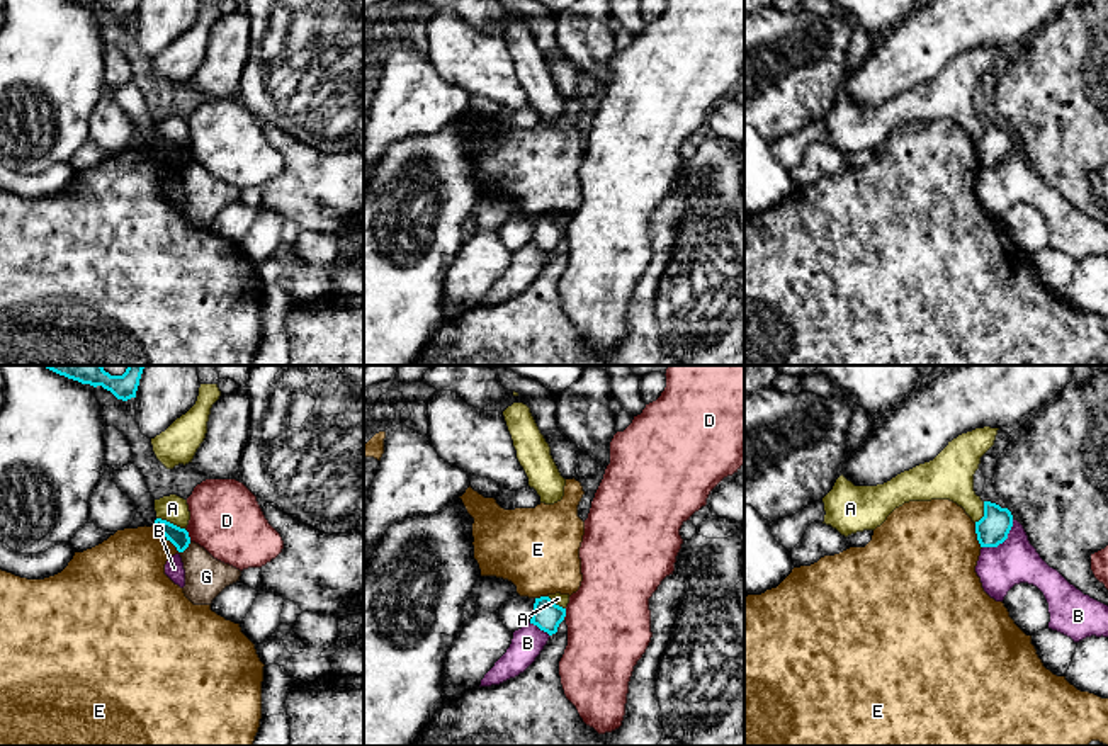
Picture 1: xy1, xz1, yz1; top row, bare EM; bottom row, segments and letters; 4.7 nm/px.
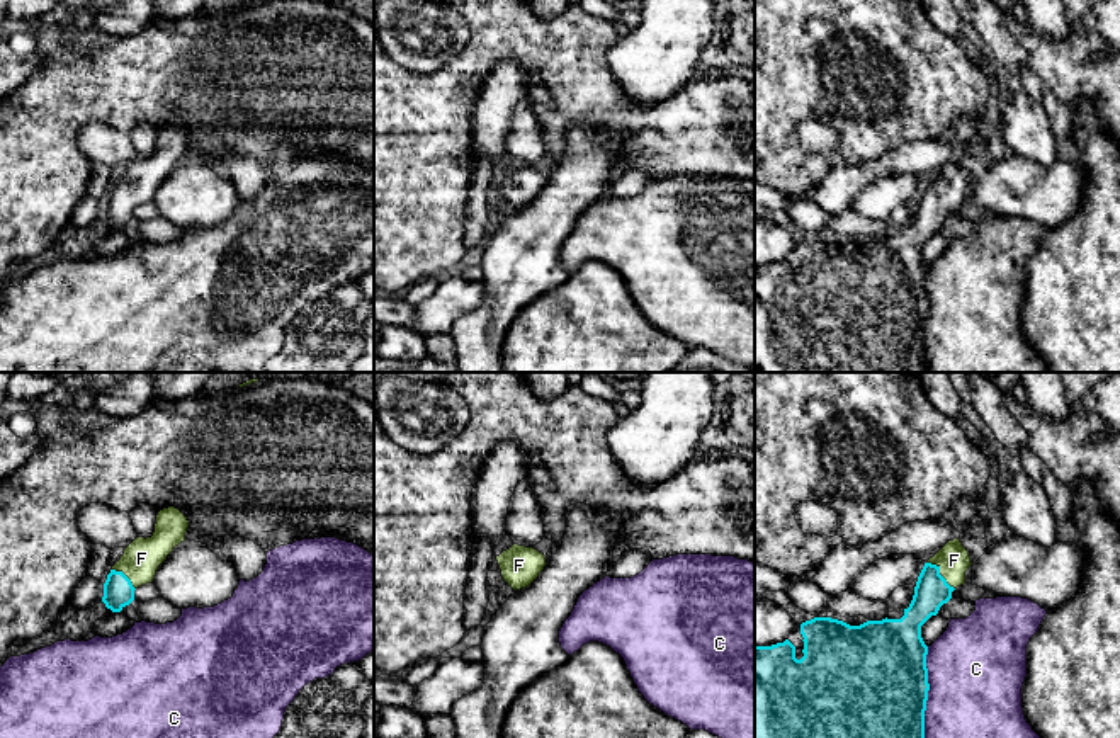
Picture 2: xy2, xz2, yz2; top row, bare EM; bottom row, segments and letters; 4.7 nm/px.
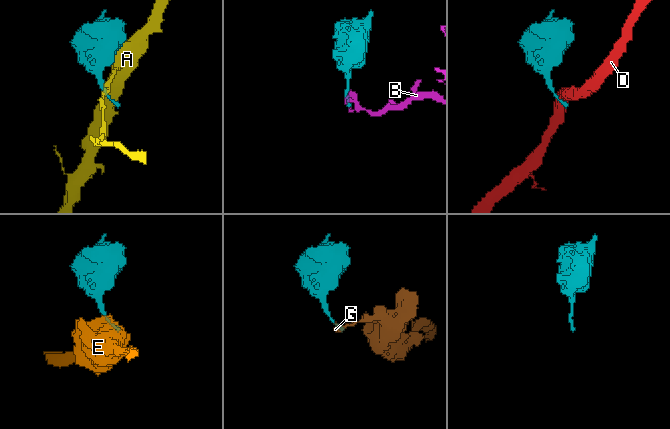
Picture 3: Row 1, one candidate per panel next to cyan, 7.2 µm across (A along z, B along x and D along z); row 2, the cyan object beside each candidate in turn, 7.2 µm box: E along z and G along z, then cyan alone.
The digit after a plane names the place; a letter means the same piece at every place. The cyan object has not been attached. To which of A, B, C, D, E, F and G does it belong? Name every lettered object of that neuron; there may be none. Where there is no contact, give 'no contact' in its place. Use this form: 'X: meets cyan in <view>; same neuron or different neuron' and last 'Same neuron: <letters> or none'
A: meets cyan in xy1; different neuron
B: meets cyan in yz1; different neuron
C: meets cyan in yz2; different neuron
D: meets cyan in xy1; different neuron
E: meets cyan in xy1; different neuron
F: meets cyan in yz2; same neuron
G: meets cyan in xy1; different neuron
Same neuron: F

